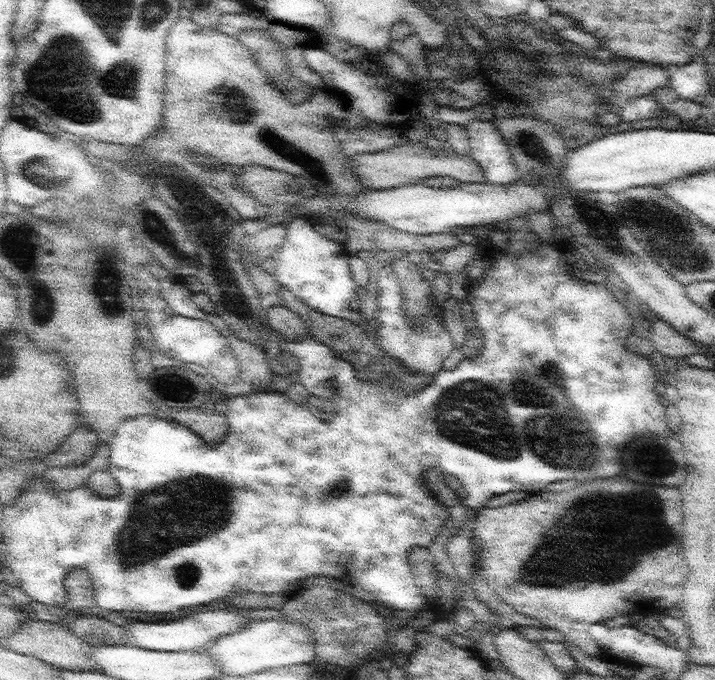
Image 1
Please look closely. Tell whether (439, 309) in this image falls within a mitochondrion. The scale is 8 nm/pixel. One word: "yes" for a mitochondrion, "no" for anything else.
no

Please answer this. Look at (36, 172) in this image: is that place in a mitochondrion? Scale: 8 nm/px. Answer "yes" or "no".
yes

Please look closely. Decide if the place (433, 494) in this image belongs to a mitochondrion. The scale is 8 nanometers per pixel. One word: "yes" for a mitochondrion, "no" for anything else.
no

